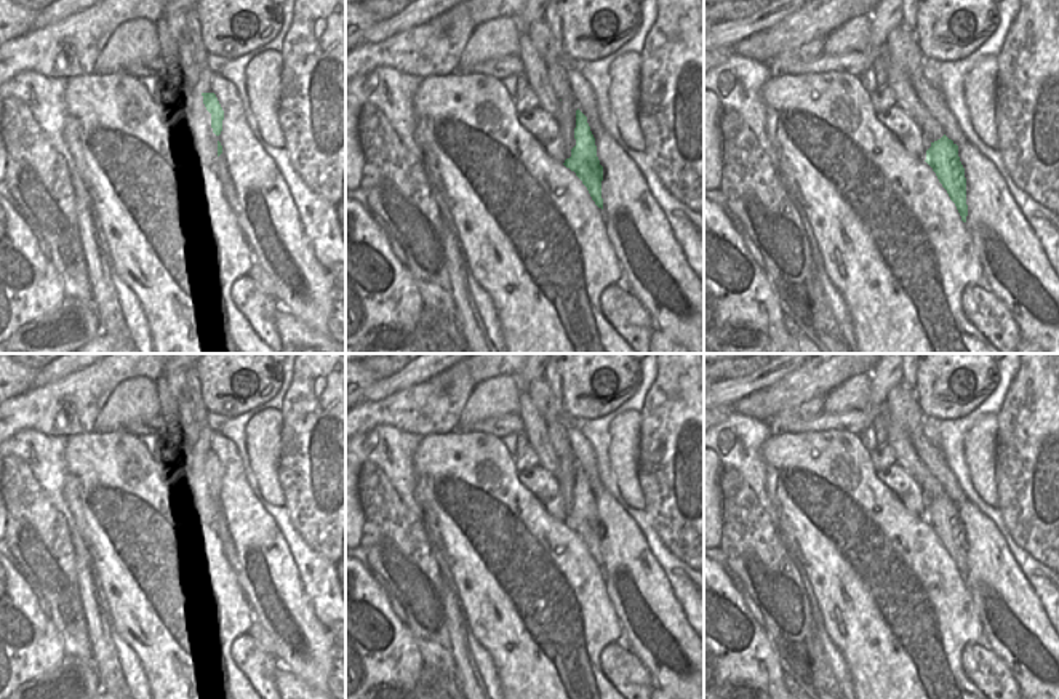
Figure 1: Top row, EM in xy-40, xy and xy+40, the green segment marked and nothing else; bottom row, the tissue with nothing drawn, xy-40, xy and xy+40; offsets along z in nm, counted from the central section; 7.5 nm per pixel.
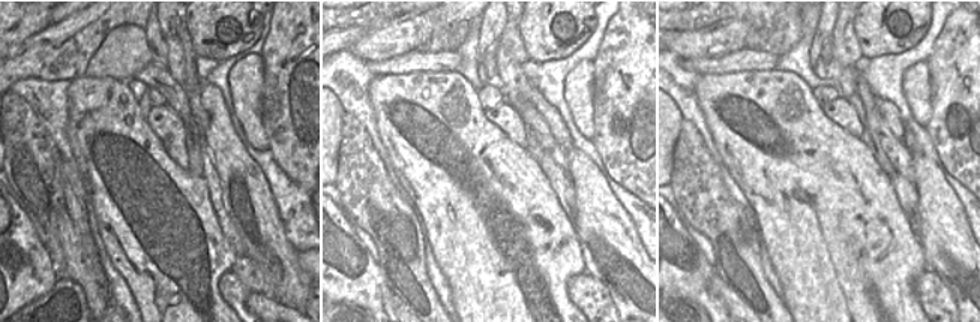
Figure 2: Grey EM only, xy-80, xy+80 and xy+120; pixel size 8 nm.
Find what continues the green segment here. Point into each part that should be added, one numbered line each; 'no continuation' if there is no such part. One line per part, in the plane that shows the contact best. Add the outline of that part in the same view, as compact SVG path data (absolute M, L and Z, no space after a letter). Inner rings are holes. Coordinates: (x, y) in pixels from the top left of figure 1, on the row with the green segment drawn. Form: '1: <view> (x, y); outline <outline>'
no continuation

